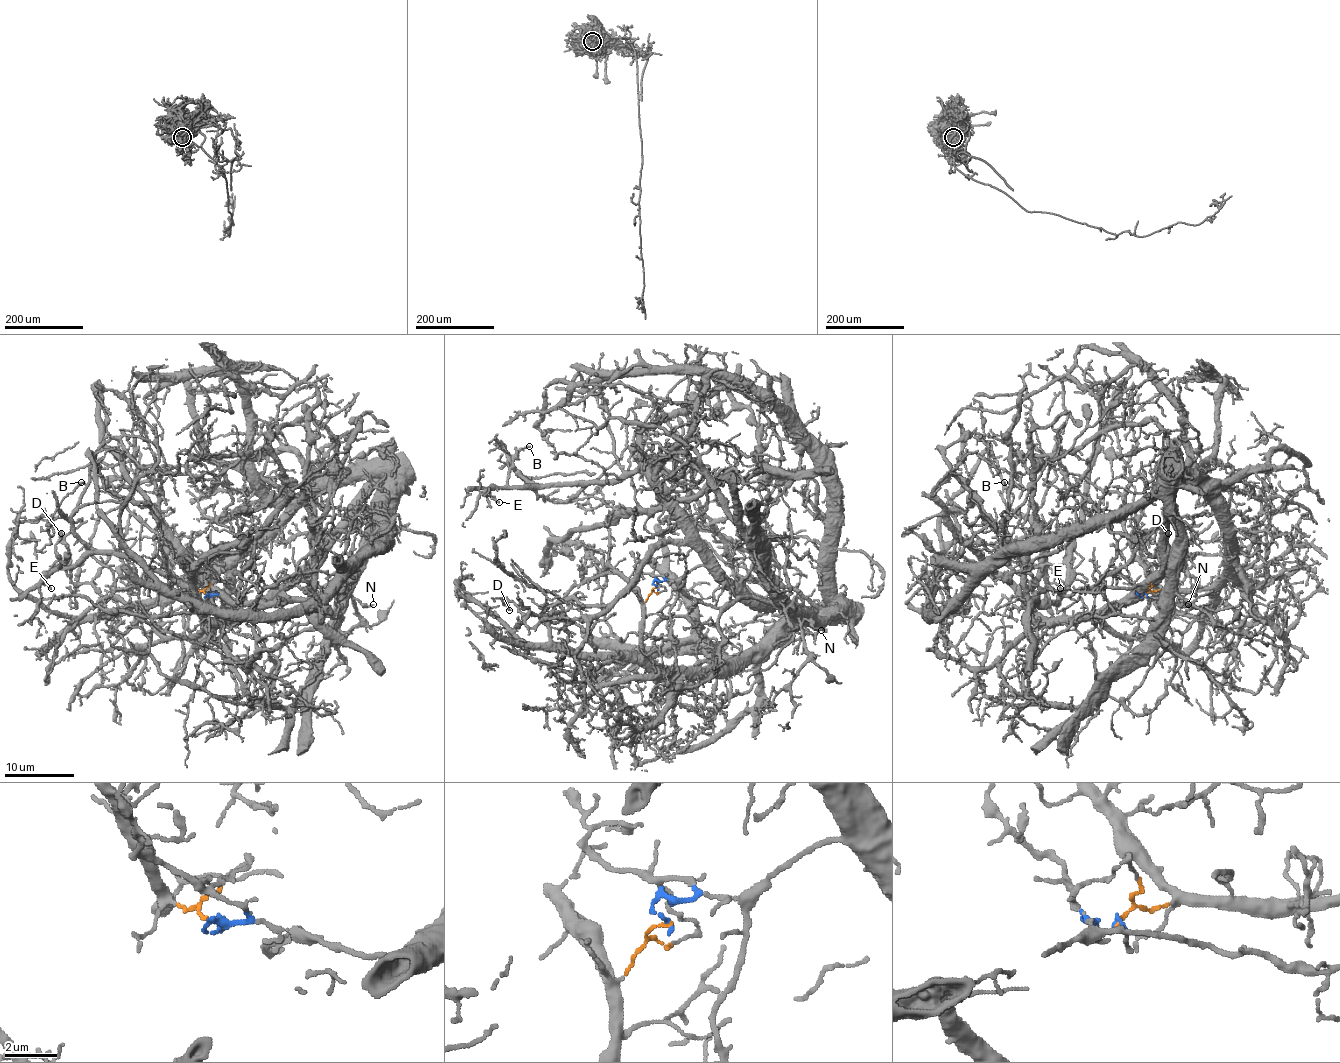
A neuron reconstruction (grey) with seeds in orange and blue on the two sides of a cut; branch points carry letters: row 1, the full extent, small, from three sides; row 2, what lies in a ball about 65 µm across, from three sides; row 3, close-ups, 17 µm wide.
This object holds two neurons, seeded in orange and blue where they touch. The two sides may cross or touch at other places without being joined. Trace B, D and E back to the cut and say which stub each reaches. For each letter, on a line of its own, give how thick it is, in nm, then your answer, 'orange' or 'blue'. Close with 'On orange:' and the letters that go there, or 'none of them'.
B: 150 nm thick; blue
D: 90 nm thick; blue
E: 150 nm thick; blue
On orange: none of them

